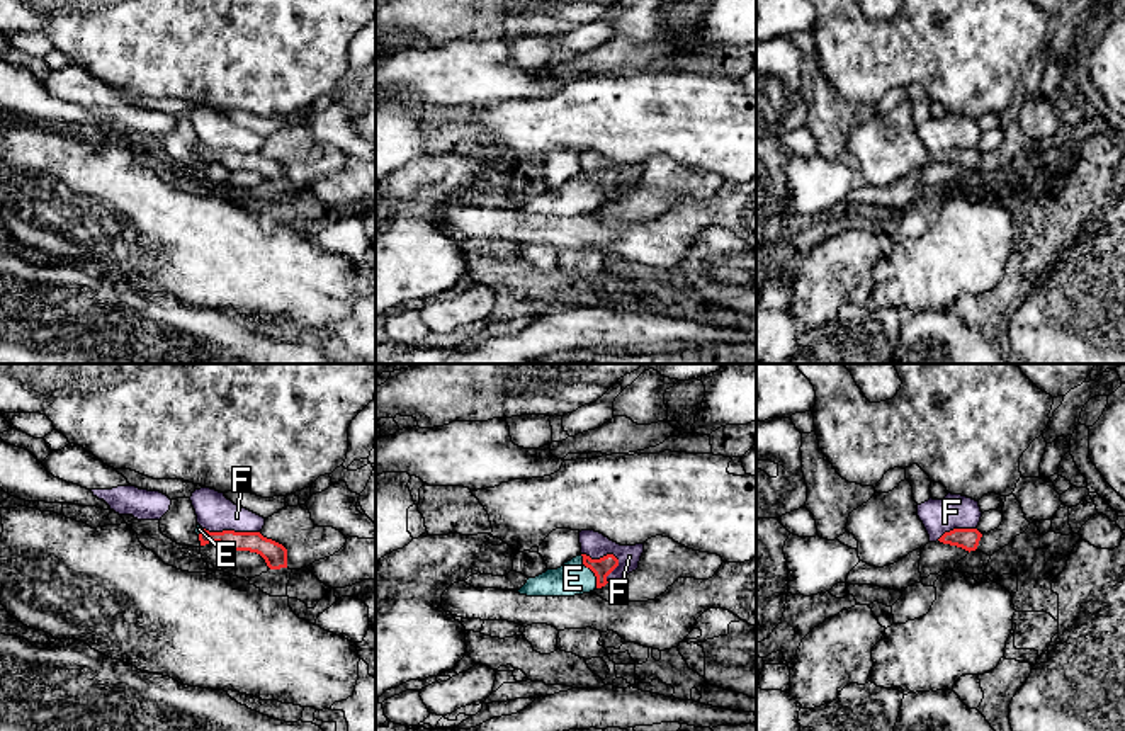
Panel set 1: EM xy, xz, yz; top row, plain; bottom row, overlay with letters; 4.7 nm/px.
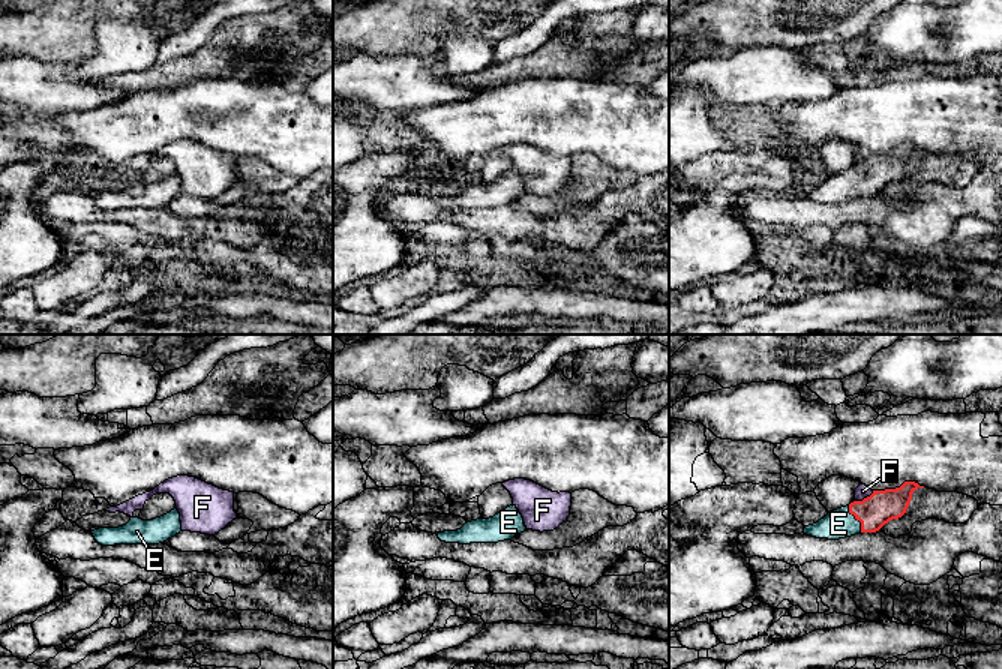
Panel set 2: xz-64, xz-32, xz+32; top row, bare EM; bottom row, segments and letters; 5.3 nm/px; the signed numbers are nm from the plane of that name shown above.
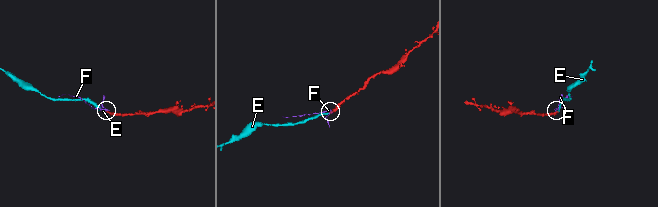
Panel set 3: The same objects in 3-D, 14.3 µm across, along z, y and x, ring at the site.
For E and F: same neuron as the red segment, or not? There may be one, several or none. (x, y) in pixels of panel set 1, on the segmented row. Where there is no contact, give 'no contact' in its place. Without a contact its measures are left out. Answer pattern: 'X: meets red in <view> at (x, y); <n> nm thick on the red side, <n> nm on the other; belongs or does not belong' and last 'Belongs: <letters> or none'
E: meets red in xz at (592, 570); 90 nm thick on the red side, 160 nm on the other; belongs
F: meets red in xz at (610, 555); 90 nm thick on the red side, 120 nm on the other; does not belong
Belongs: E

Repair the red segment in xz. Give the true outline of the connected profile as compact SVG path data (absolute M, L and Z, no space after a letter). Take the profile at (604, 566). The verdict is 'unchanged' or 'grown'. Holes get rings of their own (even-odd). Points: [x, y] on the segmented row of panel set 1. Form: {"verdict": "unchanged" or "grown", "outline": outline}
{"verdict": "grown", "outline": "M579 554L557 570L547 570L535 578L529 578L527 583L515 592L527 597L583 595L605 586L608 583L607 576L617 566L619 559L613 554L607 554L600 559Z"}

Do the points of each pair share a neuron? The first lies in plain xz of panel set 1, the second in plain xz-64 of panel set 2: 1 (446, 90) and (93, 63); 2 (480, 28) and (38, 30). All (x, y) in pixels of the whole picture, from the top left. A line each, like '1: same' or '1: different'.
1: different
2: same

